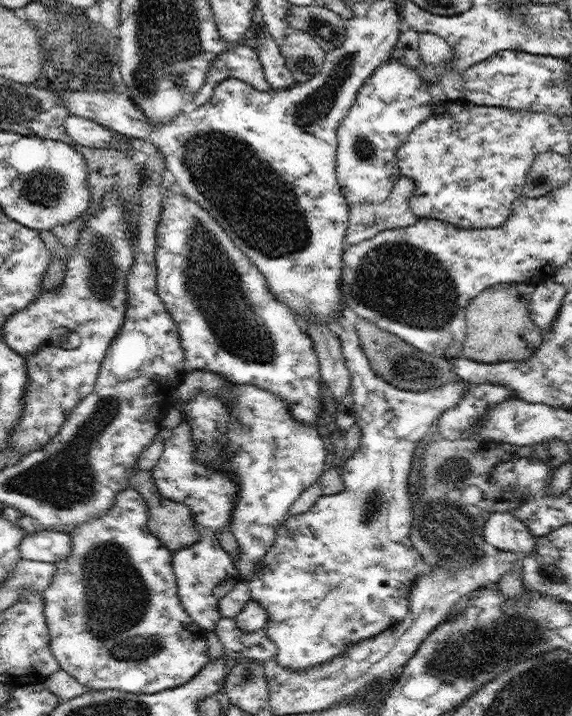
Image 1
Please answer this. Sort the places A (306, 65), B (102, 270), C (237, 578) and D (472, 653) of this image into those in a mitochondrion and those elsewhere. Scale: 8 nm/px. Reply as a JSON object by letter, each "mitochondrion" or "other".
{"A":"mitochondrion","B":"mitochondrion","C":"other","D":"mitochondrion"}

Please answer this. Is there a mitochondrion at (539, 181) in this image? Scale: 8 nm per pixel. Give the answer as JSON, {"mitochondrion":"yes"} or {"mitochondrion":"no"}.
{"mitochondrion":"yes"}

